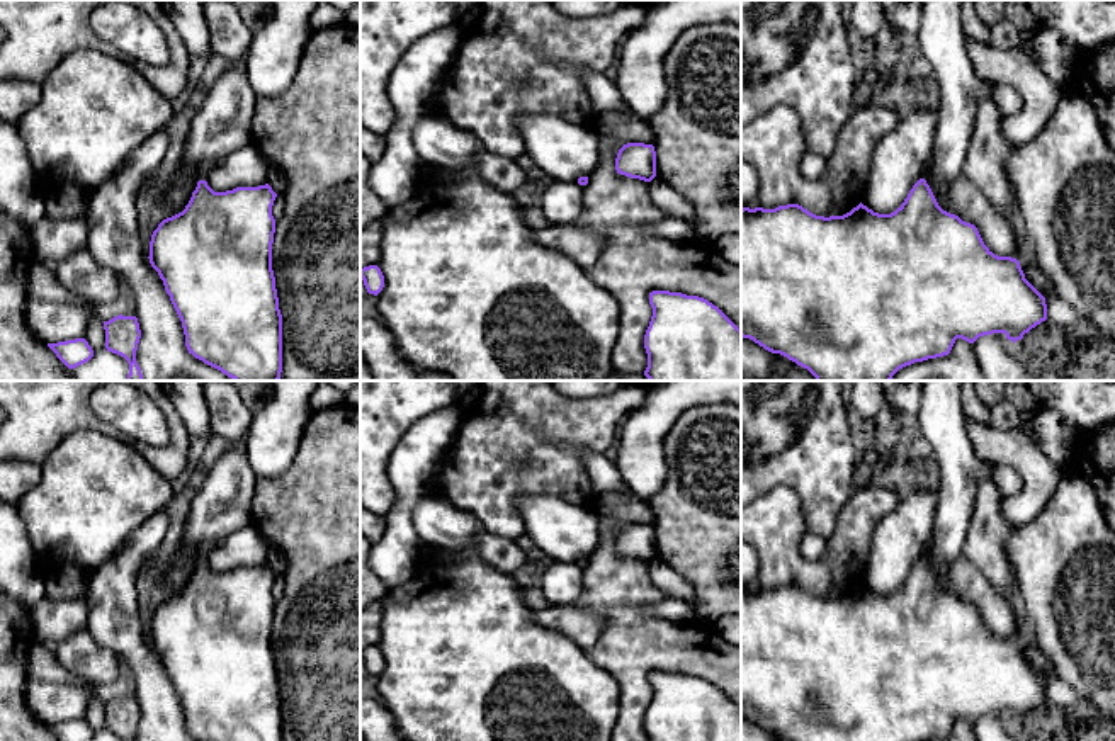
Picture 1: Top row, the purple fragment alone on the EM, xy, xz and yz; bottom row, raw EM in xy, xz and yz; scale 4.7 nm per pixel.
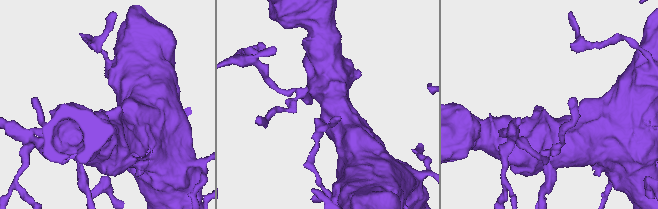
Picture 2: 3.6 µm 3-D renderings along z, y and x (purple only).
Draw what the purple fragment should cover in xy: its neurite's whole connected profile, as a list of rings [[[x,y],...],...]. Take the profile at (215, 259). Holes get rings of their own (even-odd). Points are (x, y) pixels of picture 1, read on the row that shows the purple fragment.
[[[206,163],[199,170],[197,187],[192,192],[192,197],[185,209],[172,218],[163,219],[158,228],[151,235],[150,241],[150,263],[158,272],[160,279],[163,280],[165,291],[170,296],[170,301],[182,321],[184,335],[185,335],[185,347],[189,354],[195,359],[202,360],[204,364],[221,370],[233,381],[279,381],[282,372],[282,314],[279,309],[279,297],[275,289],[275,277],[272,270],[272,243],[275,233],[275,219],[272,216],[272,206],[277,194],[272,190],[269,184],[258,187],[236,187],[226,192],[214,192],[207,182],[206,173],[211,168]]]

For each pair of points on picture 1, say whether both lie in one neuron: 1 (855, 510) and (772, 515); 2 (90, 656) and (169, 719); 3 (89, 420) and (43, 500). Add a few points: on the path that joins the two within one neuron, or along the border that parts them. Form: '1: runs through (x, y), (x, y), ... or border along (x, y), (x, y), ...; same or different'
1: runs through (847, 543), (823, 566), (803, 566), (784, 548); same
2: border along (90, 638), (109, 648), (123, 663); different
3: border along (96, 429), (70, 432), (51, 452); different

